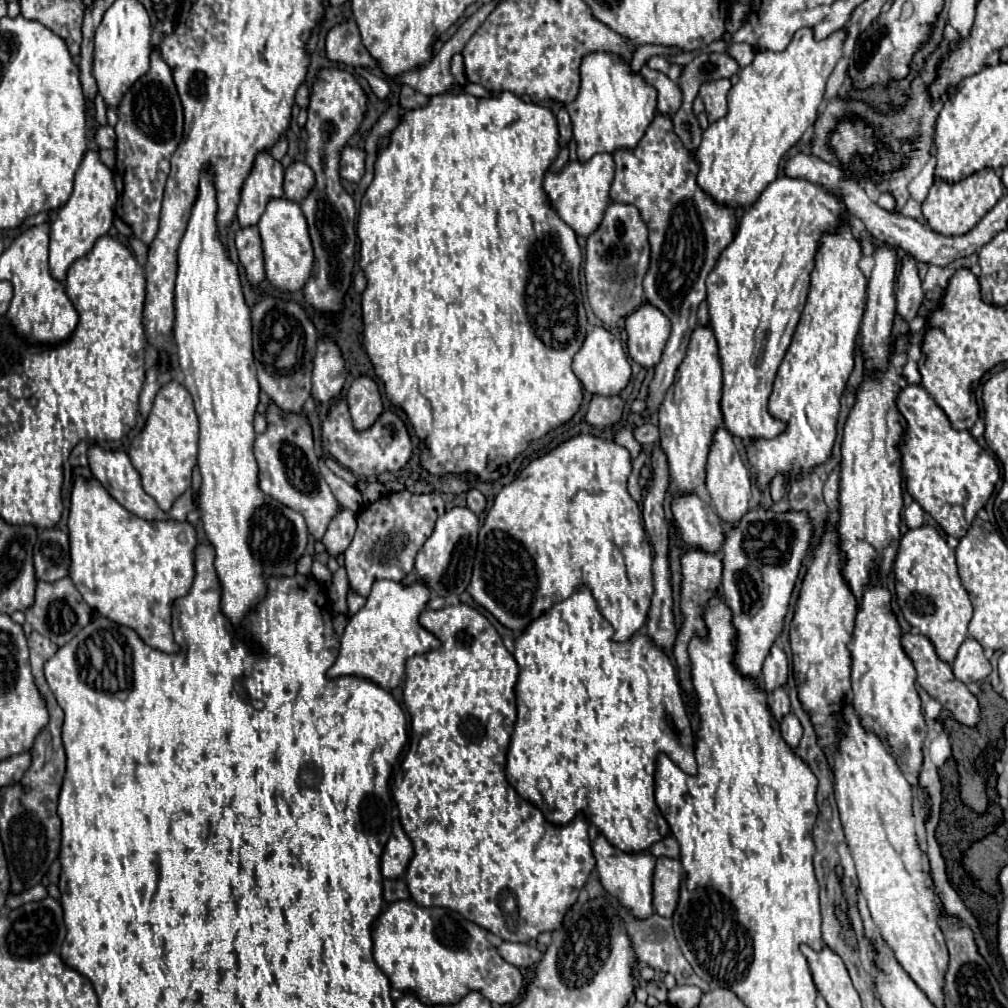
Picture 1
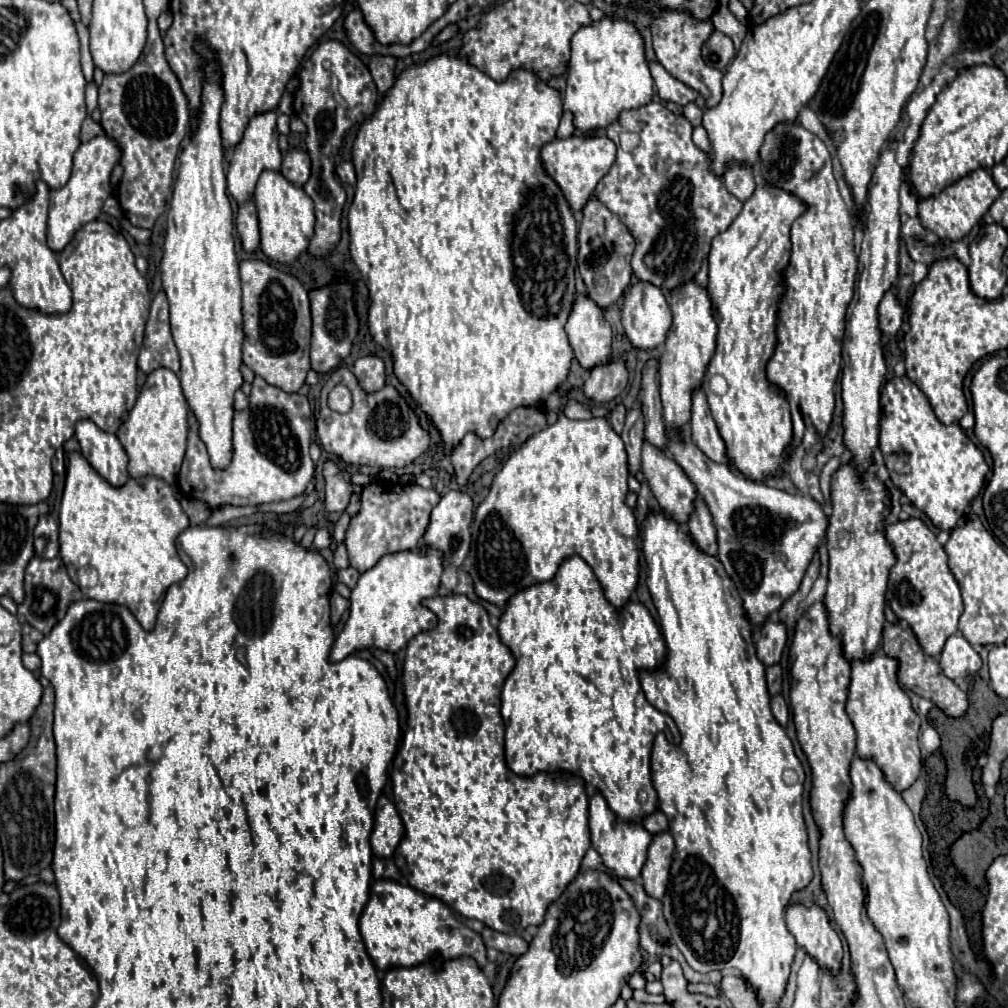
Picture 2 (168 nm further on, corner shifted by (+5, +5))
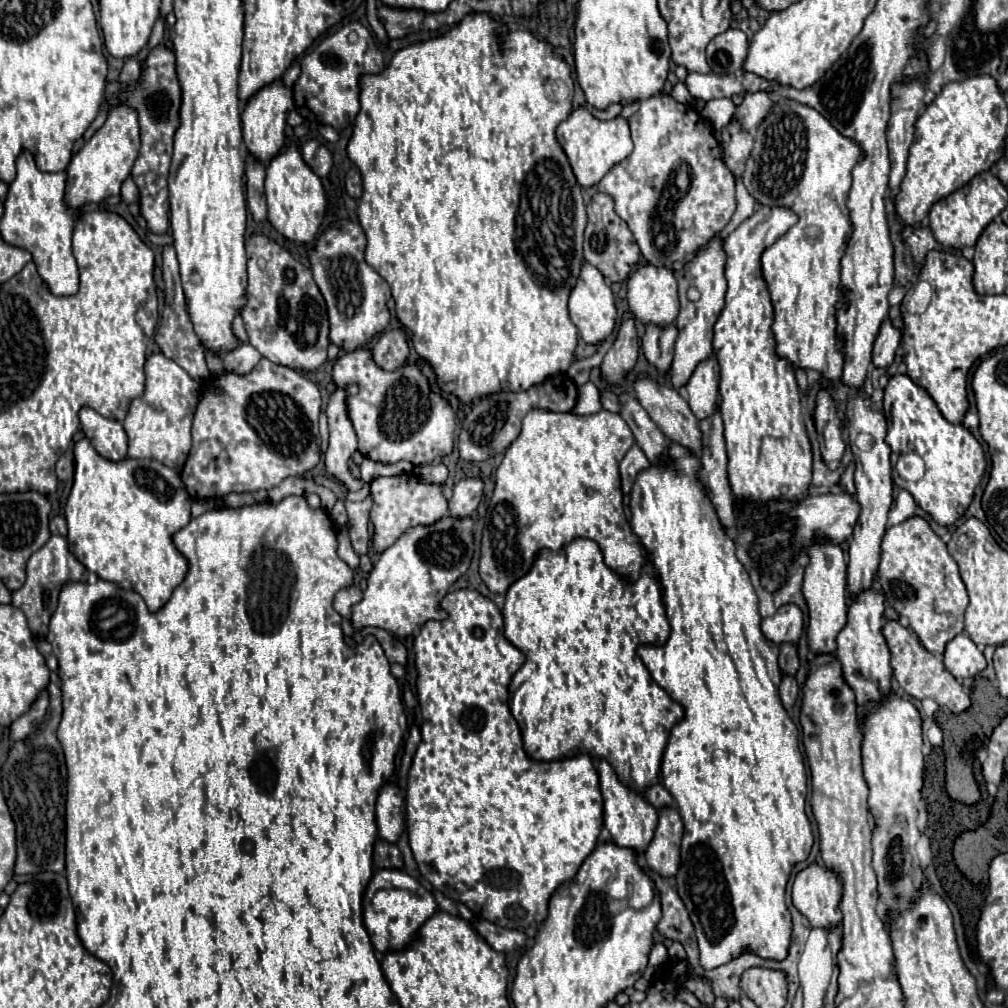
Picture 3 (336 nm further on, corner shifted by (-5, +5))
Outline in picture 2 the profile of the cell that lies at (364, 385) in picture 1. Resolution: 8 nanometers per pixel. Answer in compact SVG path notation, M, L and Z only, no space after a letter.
M362 356L354 362L354 374L366 392L380 390L386 382L386 366L378 356Z

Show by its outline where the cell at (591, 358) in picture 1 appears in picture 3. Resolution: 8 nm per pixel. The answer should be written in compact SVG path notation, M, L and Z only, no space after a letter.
M590 264L582 266L578 284L574 286L574 292L570 294L568 308L570 308L572 322L576 324L576 328L580 332L580 338L586 344L600 344L600 342L604 342L612 334L612 330L616 326L616 306L614 306L612 290L606 284L604 276Z

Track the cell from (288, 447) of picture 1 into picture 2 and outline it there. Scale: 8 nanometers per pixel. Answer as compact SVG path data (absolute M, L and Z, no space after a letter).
M256 376L252 382L252 390L248 394L248 408L236 410L232 420L232 460L228 468L218 470L212 468L208 460L208 450L204 448L204 442L198 436L198 424L196 416L192 412L188 414L188 448L184 456L184 464L178 474L178 488L184 498L198 498L212 508L232 504L232 506L258 506L258 504L270 504L280 500L290 500L304 492L306 484L312 480L314 466L308 454L308 446L312 442L312 430L314 430L314 416L310 410L310 402L306 396L296 392L284 392L272 384L268 384L264 378Z

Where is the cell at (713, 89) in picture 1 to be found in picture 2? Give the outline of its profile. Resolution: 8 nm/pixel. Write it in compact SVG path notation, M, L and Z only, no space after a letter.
M662 8L658 18L650 22L652 30L652 42L658 62L680 82L700 92L700 96L706 98L706 106L714 108L722 98L722 72L716 68L708 68L700 56L700 48L704 40L714 32L714 26L710 20L696 20L692 14L682 10L666 10Z

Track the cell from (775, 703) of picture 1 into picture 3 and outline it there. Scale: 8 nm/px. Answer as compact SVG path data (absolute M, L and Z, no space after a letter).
M780 644L778 666L780 666L782 676L794 676L796 674L796 670L798 670L798 652L796 652L796 646Z

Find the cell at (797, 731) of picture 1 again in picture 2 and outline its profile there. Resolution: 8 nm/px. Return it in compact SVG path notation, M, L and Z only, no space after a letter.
M776 694L772 698L772 714L774 714L774 718L778 720L780 726L786 726L786 722L788 722L788 704L782 698L782 694Z

